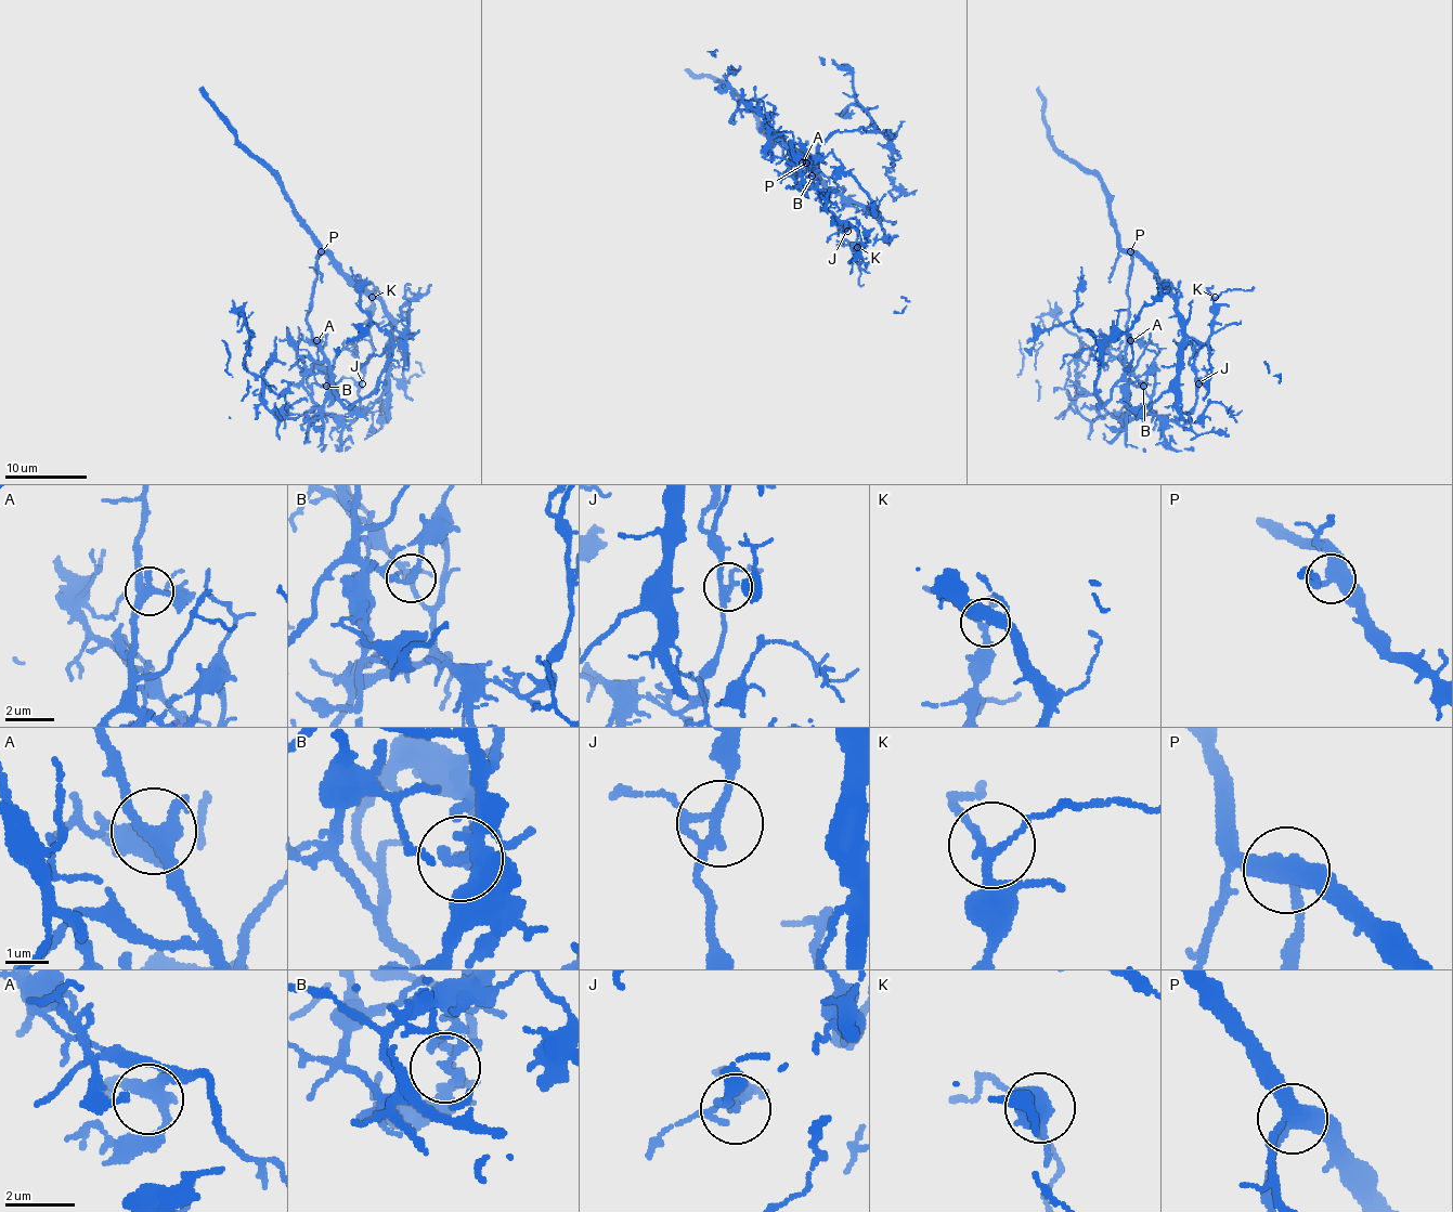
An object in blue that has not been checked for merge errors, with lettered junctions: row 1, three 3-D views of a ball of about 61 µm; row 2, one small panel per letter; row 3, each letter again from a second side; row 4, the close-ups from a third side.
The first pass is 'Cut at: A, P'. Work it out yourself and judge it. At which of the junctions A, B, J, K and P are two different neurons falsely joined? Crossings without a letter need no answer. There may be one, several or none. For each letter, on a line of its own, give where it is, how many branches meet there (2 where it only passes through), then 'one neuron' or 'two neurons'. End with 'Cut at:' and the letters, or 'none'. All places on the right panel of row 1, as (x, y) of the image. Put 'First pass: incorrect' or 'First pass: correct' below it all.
A: place (1130, 340); branches 3; one neuron
B: place (1143, 386); branches 3; two neurons
J: place (1198, 383); branches 3; one neuron
K: place (1215, 297); branches 3; one neuron
P: place (1130, 251); branches 3; two neurons
Cut at: B, P
First pass: incorrect

